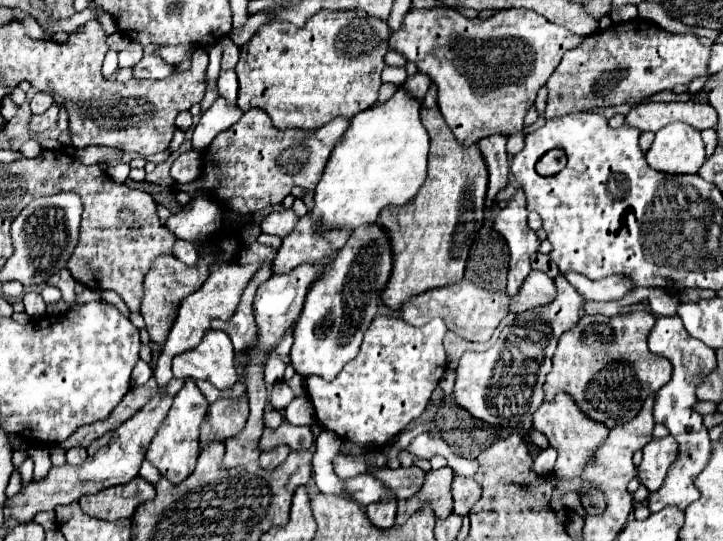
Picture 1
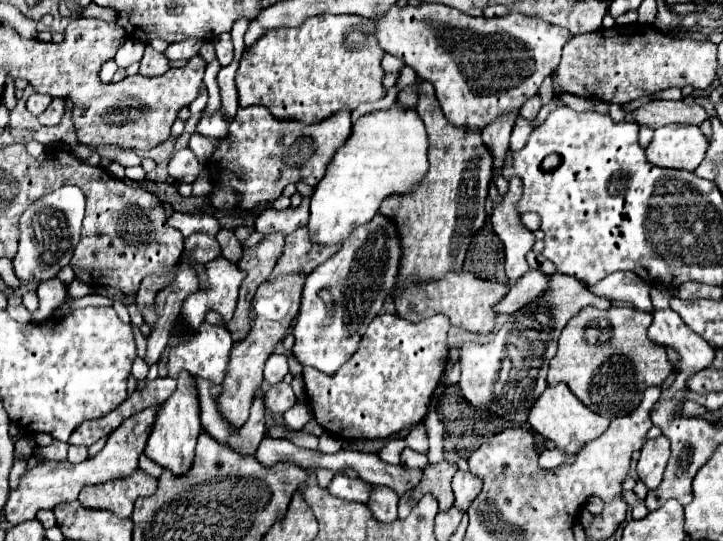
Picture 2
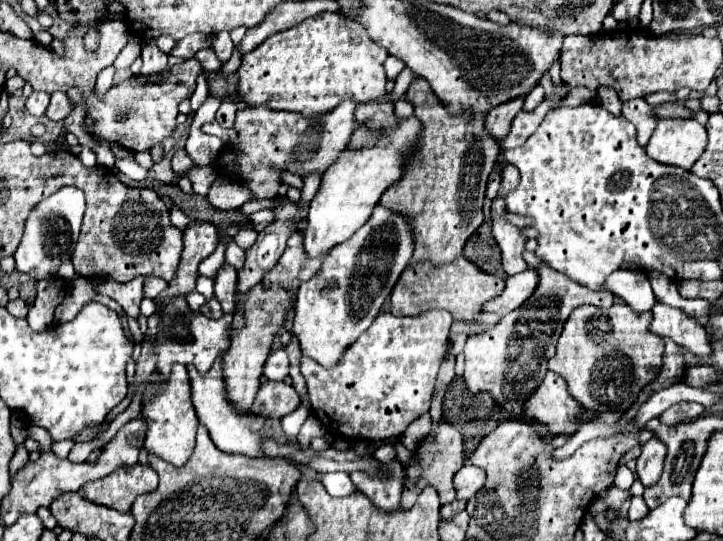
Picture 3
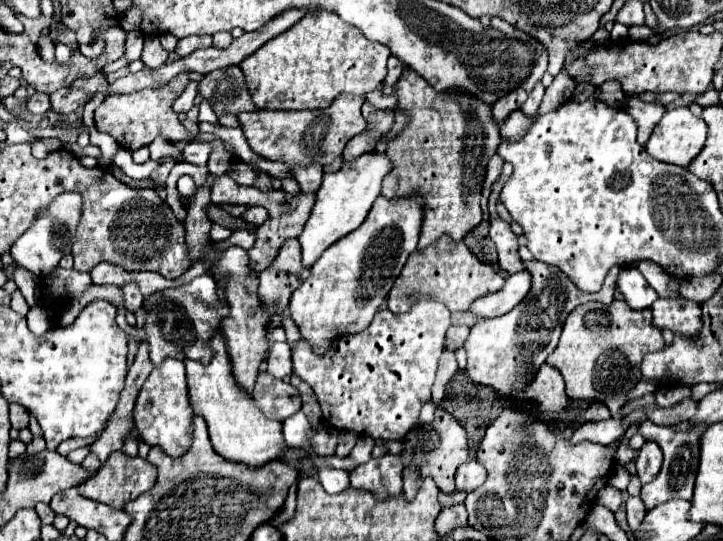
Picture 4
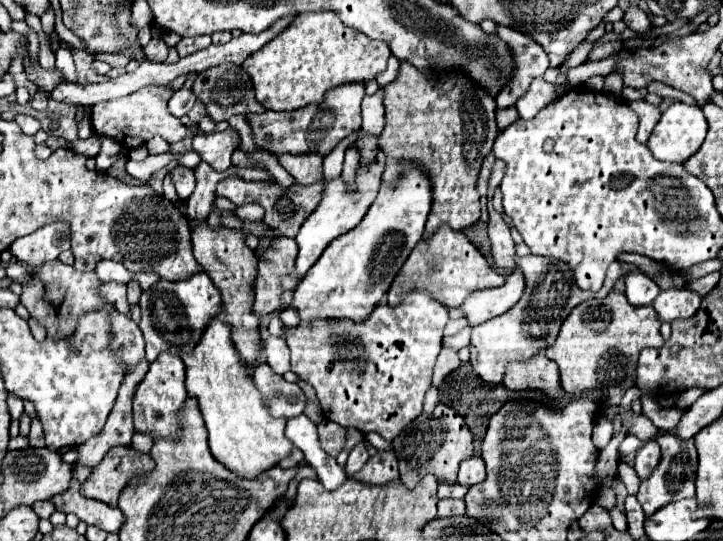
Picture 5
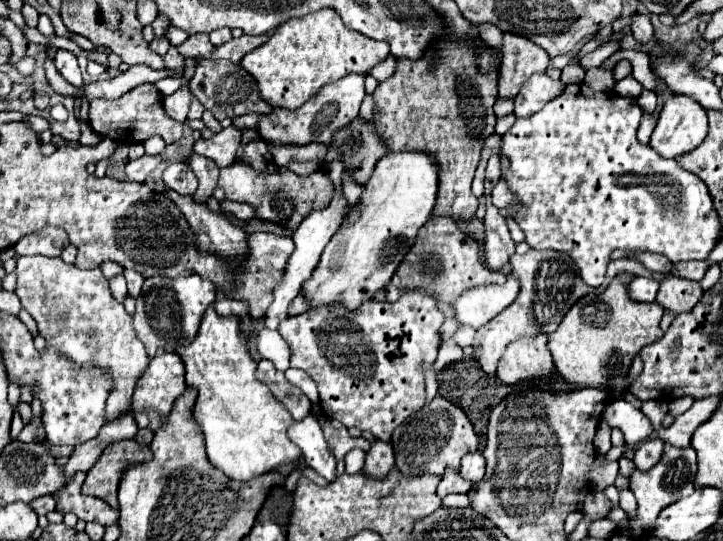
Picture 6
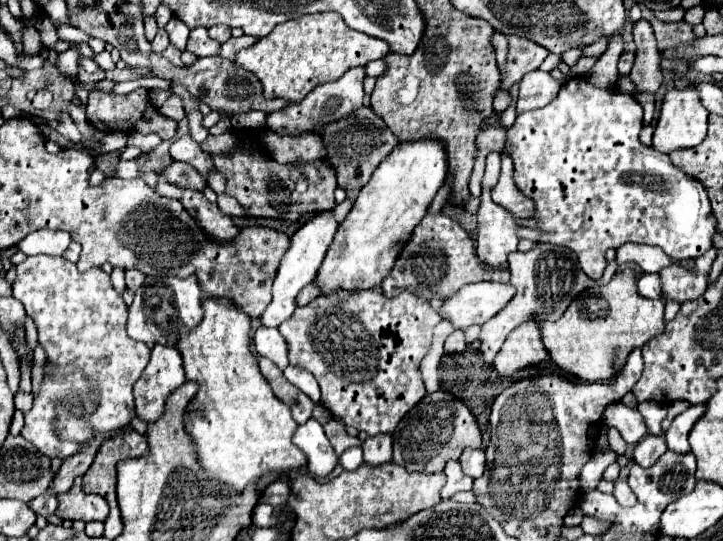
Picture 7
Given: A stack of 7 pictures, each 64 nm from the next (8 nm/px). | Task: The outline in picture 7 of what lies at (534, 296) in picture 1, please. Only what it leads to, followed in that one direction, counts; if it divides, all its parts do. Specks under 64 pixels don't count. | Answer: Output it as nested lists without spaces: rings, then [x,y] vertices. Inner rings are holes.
[[[478,282],[478,284],[470,284],[464,286],[462,290],[458,290],[458,294],[454,294],[454,298],[448,298],[444,302],[442,308],[442,318],[452,322],[454,328],[468,328],[474,324],[484,324],[488,322],[492,316],[496,316],[516,294],[516,288],[512,284],[498,284],[498,282]]]

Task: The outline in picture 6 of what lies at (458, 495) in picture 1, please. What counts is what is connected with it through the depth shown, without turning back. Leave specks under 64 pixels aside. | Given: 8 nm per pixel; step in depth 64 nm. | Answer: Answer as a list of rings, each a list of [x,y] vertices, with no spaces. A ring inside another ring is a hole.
[[[470,452],[462,458],[460,476],[468,482],[478,482],[484,478],[484,456],[480,452]]]

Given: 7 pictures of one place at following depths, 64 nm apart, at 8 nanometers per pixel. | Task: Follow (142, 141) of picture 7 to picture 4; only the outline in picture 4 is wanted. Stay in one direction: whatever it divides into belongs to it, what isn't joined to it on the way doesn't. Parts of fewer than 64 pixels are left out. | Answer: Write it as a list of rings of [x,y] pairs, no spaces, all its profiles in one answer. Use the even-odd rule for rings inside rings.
[[[156,138],[156,140],[148,146],[148,150],[150,150],[150,158],[152,158],[152,160],[160,160],[160,158],[168,156],[168,152],[170,152],[172,148],[174,148],[174,146],[168,144],[164,138]]]

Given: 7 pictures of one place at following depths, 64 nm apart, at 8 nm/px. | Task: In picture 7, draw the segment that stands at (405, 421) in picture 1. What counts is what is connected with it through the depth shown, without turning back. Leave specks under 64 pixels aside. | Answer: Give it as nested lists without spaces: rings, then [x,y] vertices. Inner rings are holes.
[[[366,290],[362,294],[338,292],[332,296],[320,296],[316,302],[296,308],[278,330],[286,338],[290,364],[308,370],[318,380],[322,406],[346,426],[376,436],[392,434],[398,422],[426,396],[420,362],[432,346],[432,332],[440,320],[440,314],[422,296],[402,292],[398,298],[386,298],[384,294]]]

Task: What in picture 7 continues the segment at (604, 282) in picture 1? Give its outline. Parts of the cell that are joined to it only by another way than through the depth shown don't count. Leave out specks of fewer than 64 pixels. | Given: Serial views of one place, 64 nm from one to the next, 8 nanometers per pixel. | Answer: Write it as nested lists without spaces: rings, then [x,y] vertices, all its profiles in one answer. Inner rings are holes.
[[[642,274],[636,282],[638,294],[644,298],[660,298],[660,276],[658,274]]]

